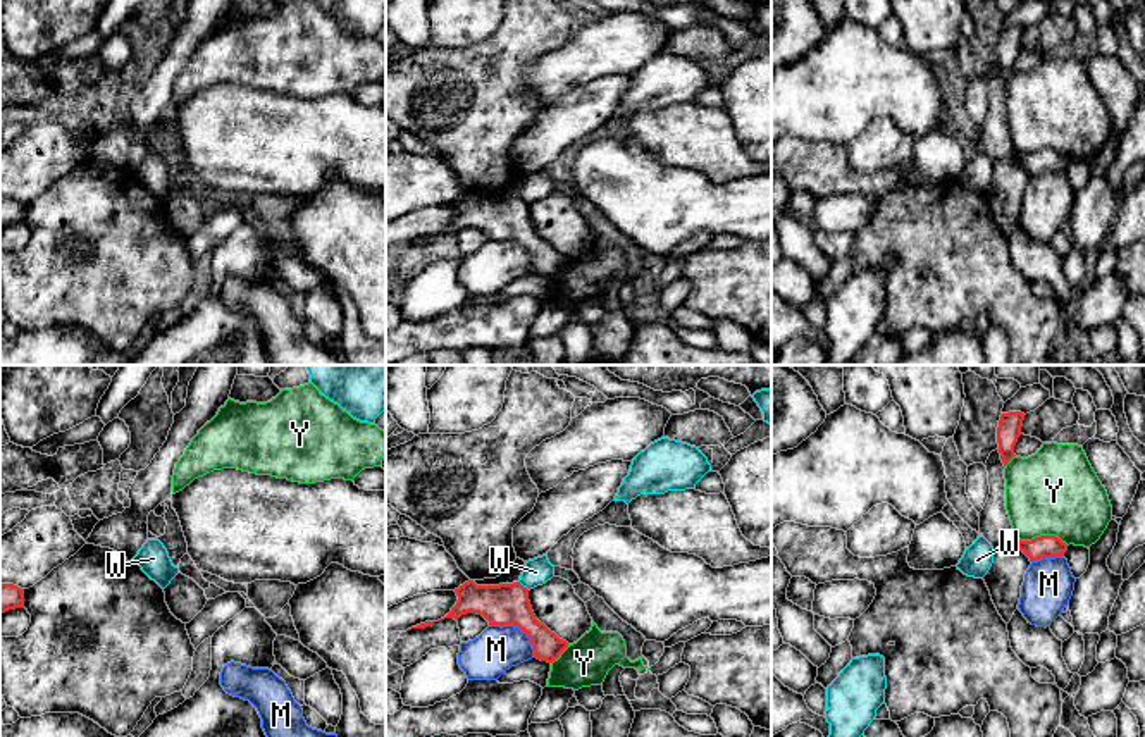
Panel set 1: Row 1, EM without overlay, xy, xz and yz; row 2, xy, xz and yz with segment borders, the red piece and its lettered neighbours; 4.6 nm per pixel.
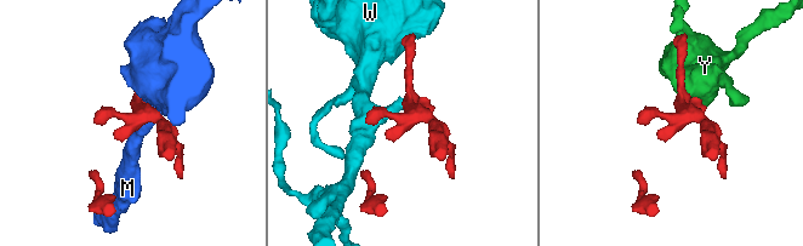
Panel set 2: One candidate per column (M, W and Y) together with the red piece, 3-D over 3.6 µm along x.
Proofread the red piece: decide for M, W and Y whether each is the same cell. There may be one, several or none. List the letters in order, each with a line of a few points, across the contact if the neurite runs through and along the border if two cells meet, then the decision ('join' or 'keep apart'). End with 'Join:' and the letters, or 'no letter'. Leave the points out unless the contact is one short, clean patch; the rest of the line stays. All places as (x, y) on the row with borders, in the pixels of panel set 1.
M: line xz (489, 624), (517, 625), (529, 639), (534, 656); keep apart
W: line xz (519, 581), (529, 589); keep apart
Y: keep apart
Join: no letter

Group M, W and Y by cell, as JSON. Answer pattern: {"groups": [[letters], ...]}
{"groups": [["M"], ["W"], ["Y"]]}

